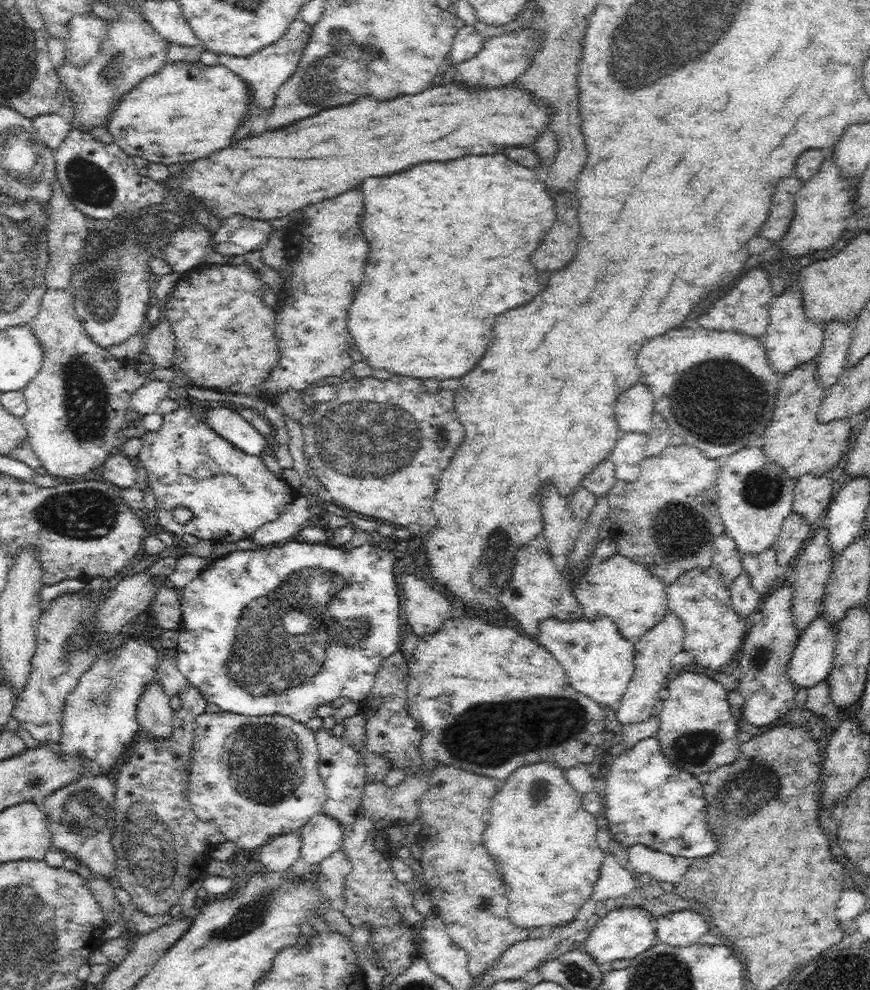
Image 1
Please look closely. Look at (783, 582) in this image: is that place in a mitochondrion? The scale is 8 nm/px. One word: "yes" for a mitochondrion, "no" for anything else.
no

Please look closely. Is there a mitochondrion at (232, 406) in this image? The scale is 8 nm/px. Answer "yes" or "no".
no

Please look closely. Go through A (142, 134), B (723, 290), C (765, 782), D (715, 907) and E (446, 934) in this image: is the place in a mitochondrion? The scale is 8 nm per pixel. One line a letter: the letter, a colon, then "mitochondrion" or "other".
A: other
B: other
C: mitochondrion
D: other
E: other

